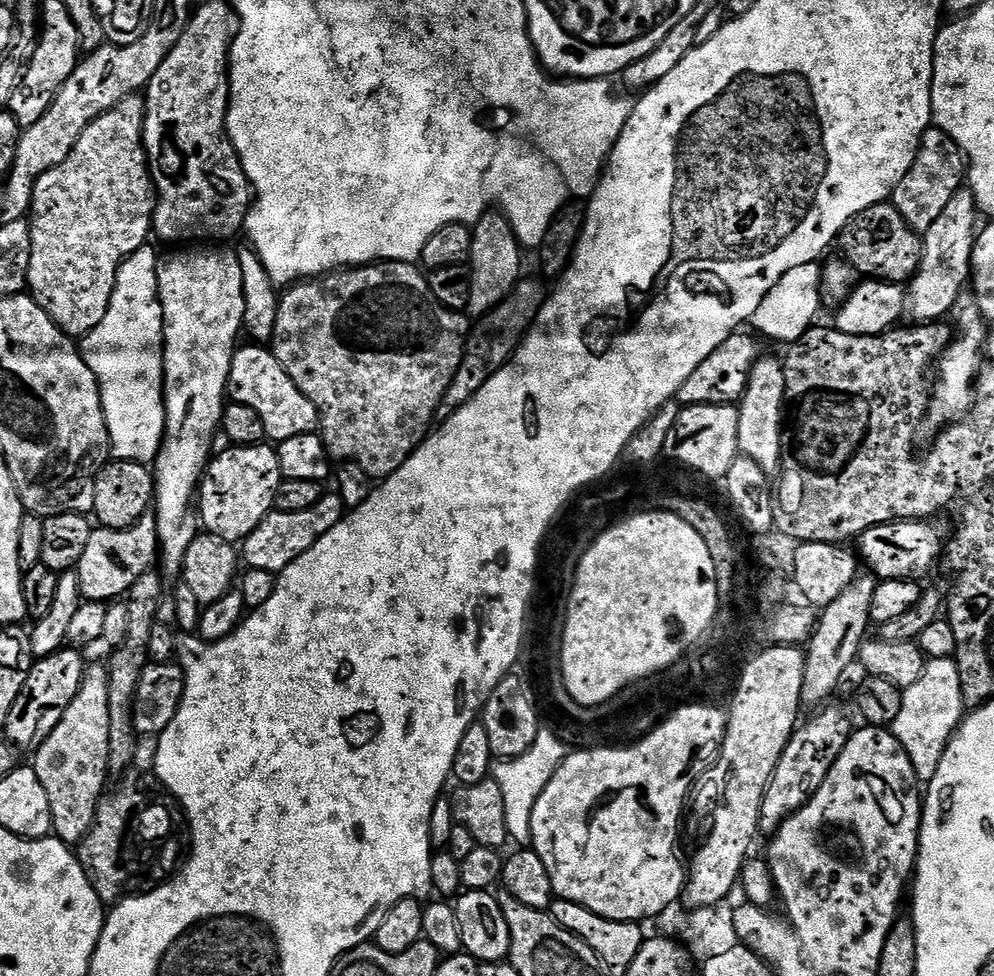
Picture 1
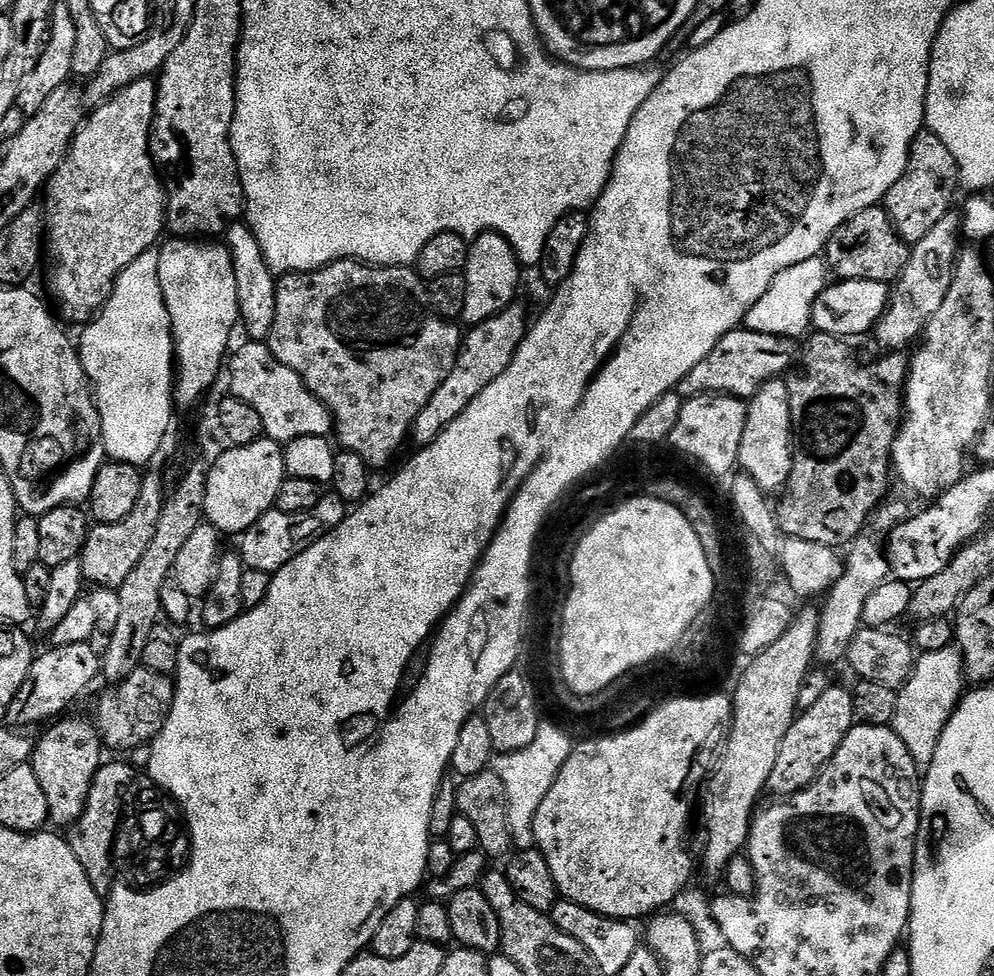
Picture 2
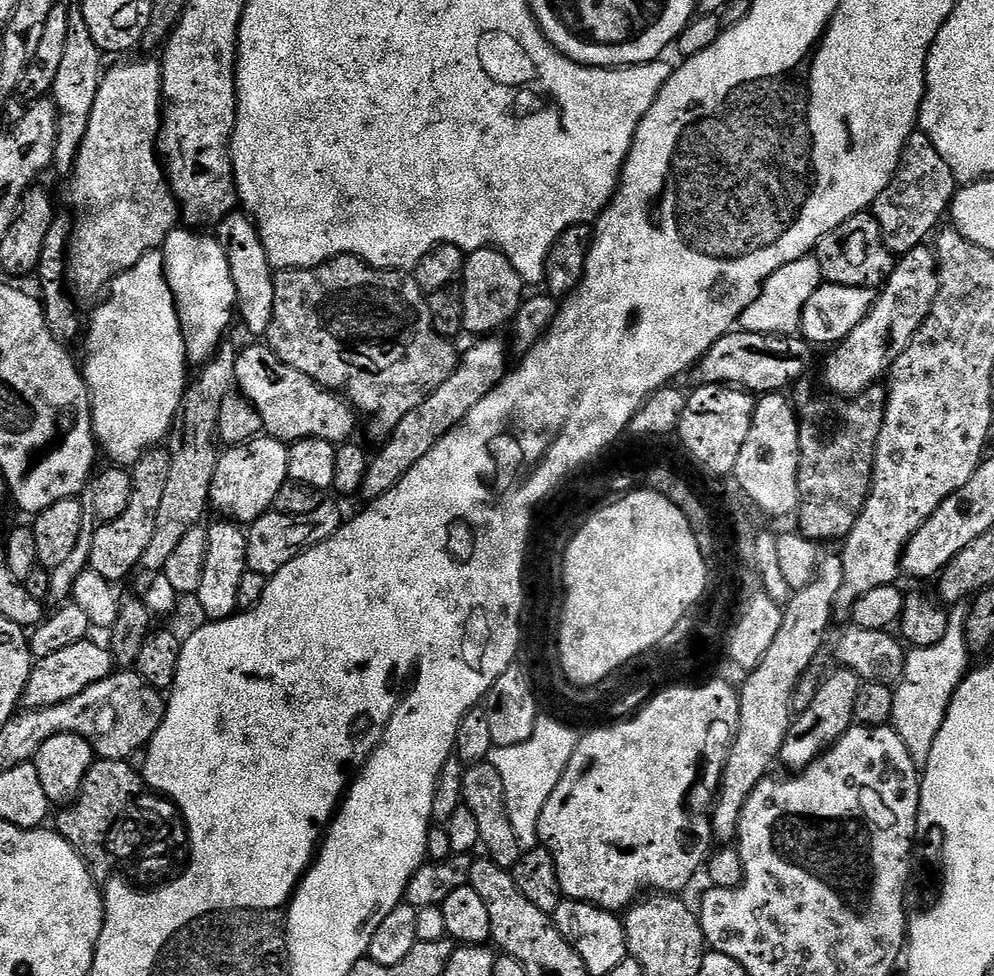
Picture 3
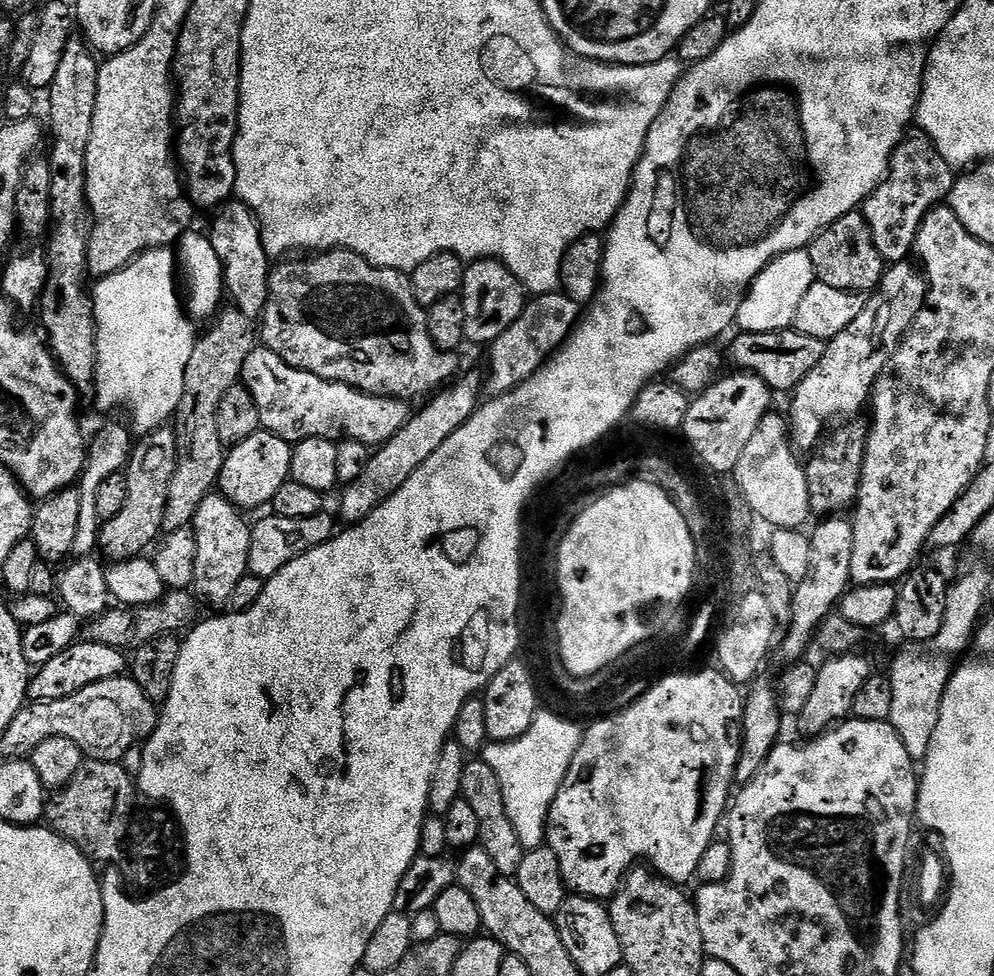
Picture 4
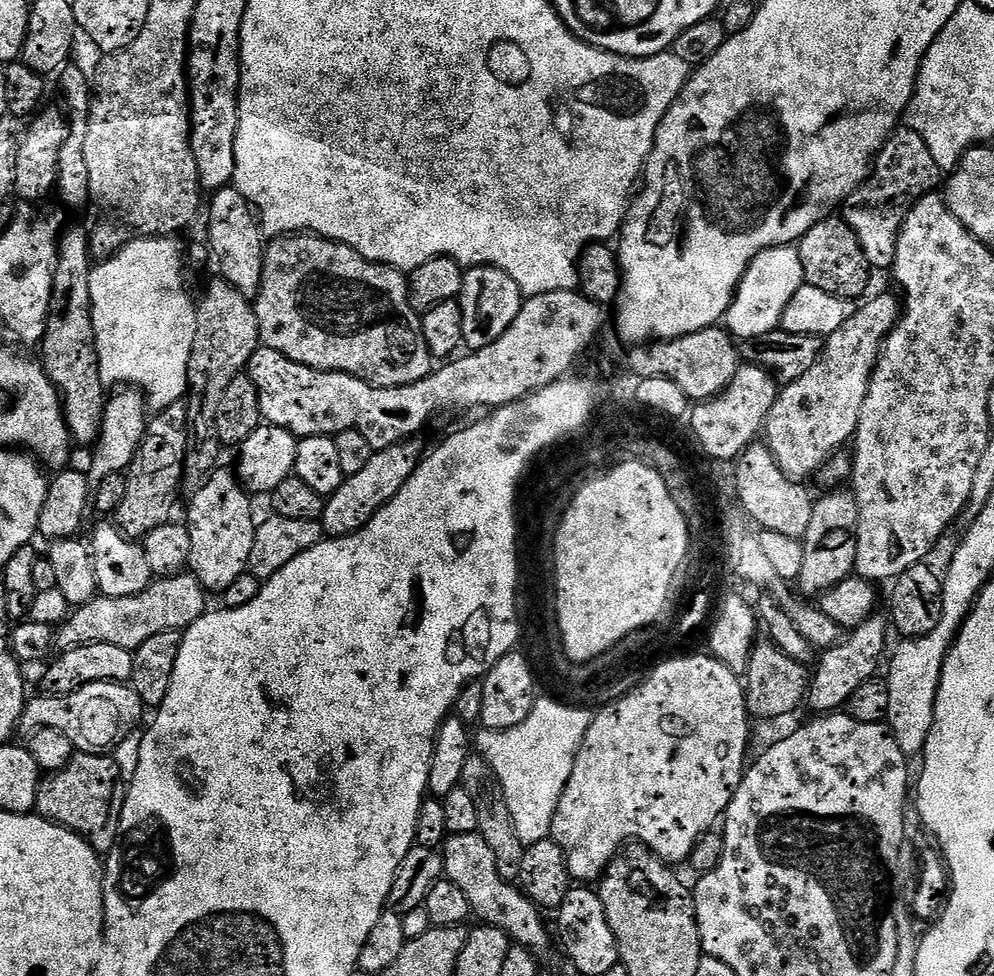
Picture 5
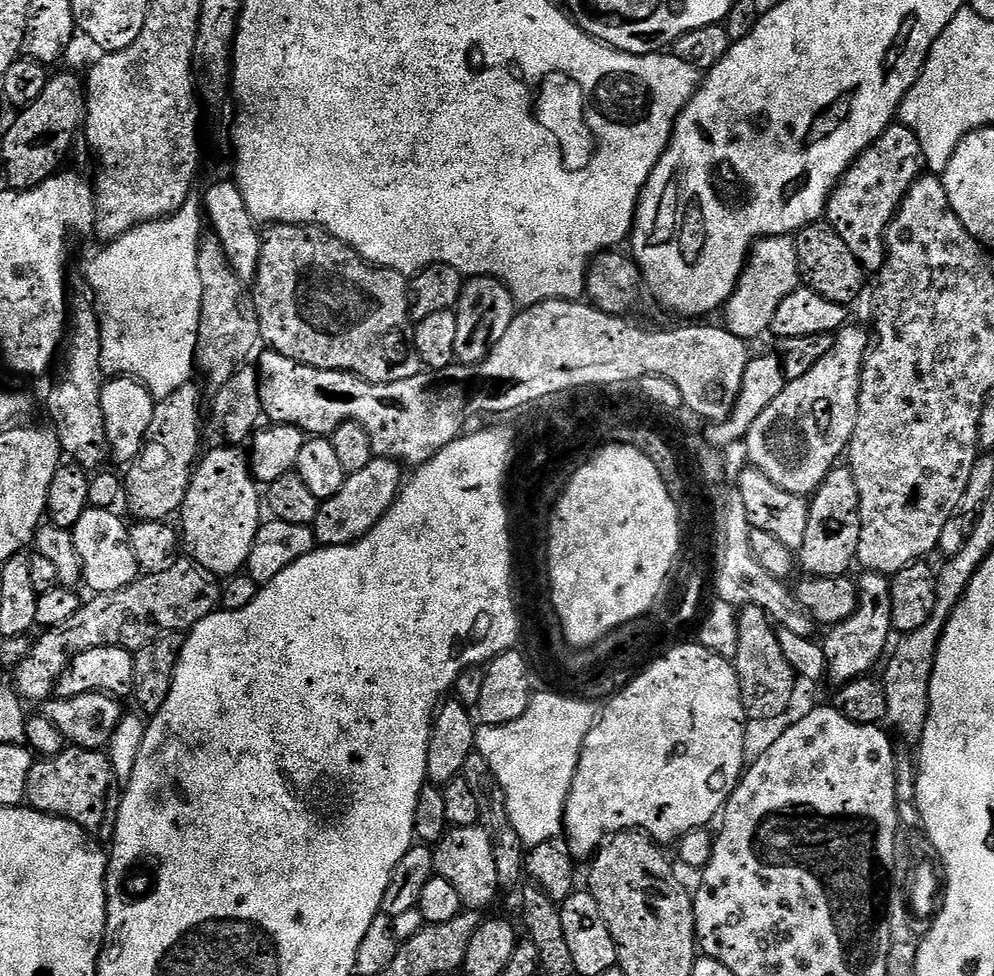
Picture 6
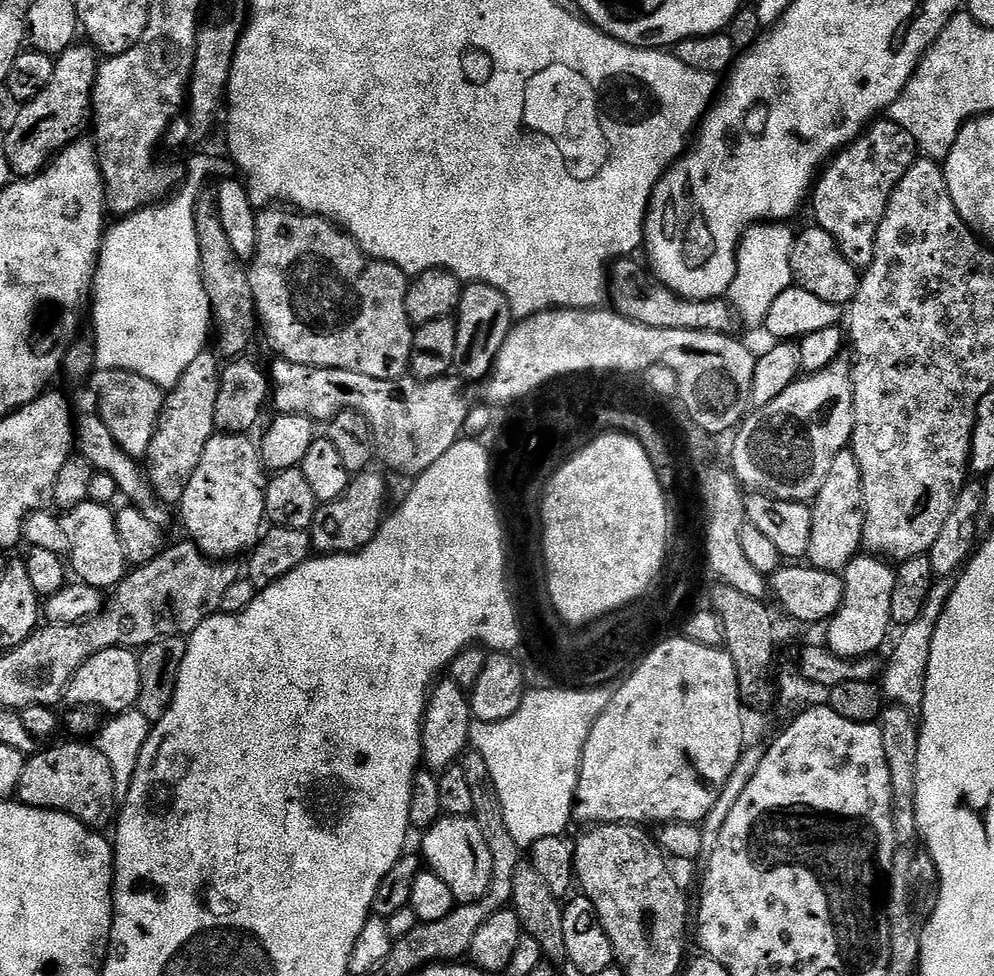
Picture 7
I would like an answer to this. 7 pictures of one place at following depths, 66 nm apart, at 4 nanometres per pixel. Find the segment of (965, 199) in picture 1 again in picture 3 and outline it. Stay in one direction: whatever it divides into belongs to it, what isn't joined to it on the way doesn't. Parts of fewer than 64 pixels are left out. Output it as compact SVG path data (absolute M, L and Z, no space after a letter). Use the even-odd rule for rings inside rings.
M921 246L910 250L906 255L899 257L896 262L896 268L890 274L890 278L879 289L874 306L845 340L840 341L831 349L828 361L824 364L824 384L829 393L835 394L841 398L851 398L859 396L866 389L873 387L880 375L891 369L892 363L899 358L910 346L914 334L926 322L930 310L934 306L934 298L938 298L938 286L940 285L940 261L936 259L935 251L931 247Z

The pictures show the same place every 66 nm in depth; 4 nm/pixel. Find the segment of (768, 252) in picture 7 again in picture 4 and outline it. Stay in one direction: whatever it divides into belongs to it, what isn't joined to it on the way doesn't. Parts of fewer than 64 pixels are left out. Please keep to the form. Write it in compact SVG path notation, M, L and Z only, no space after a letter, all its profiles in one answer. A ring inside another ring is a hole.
M807 249L780 255L759 272L758 278L749 288L736 315L737 327L748 333L772 333L791 329L796 321L798 305L816 281L813 259Z

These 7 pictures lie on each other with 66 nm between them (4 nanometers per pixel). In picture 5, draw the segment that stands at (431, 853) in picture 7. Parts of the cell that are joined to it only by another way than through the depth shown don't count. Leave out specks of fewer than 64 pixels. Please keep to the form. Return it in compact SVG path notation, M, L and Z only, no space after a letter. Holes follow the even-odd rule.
M479 832L458 834L457 836L449 835L442 845L442 855L446 879L454 882L454 886L458 886L458 890L462 890L462 894L466 894L466 898L472 903L473 913L477 917L480 915L479 919L483 923L502 930L513 942L526 946L532 952L543 954L547 950L548 928L544 925L543 918L540 917L543 916L541 909L537 908L536 903L530 897L524 895L523 891L511 879L500 873L494 850L490 850L490 842L486 842L484 836L480 835Z

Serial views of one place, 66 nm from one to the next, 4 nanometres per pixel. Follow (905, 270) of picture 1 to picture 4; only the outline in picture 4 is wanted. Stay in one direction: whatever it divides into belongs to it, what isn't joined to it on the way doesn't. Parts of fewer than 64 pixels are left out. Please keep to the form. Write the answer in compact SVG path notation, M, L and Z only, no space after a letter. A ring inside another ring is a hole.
M859 211L847 212L838 222L824 229L807 249L813 259L816 279L826 286L834 286L834 290L846 290L861 294L871 293L880 285L886 271L886 261L878 254L878 246L874 246L874 234L870 234L870 226Z

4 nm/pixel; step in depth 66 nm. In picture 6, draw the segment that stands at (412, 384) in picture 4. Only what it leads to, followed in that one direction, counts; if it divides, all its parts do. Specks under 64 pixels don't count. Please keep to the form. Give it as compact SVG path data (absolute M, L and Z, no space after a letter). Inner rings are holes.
M273 224L263 233L262 254L260 255L260 269L251 289L252 297L258 310L258 322L260 323L261 341L271 351L282 354L299 364L314 366L315 368L335 368L342 372L353 372L372 384L385 384L386 382L398 382L406 378L414 378L422 370L420 355L412 345L412 333L414 321L408 311L408 286L409 277L395 272L389 268L377 268L375 264L367 263L346 242L334 238L324 228L318 228L315 224Z

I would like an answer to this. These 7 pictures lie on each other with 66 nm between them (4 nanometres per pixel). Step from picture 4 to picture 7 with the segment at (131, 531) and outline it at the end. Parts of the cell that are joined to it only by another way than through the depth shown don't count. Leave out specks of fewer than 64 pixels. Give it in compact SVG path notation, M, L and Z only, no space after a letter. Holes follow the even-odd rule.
M211 351L200 352L194 362L186 366L186 371L182 378L178 378L176 385L167 389L156 423L156 433L148 447L148 484L156 493L157 500L165 506L179 505L190 478L194 478L194 470L198 470L198 462L202 458L202 450L206 450L206 442L210 442L216 432L214 402L218 402L222 364L217 353Z

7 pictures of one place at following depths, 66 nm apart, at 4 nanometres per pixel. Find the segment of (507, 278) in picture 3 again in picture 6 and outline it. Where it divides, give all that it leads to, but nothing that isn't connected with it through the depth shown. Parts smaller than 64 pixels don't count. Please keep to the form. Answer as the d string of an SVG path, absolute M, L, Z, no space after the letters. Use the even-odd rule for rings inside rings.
M476 276L465 281L463 292L454 309L458 318L455 356L464 366L480 364L490 350L502 340L516 313L512 292L492 276Z

